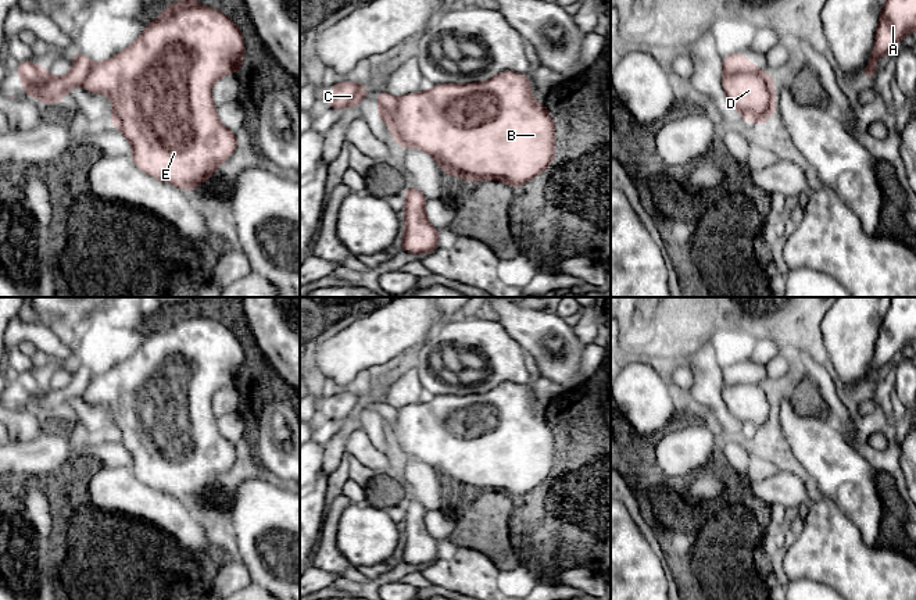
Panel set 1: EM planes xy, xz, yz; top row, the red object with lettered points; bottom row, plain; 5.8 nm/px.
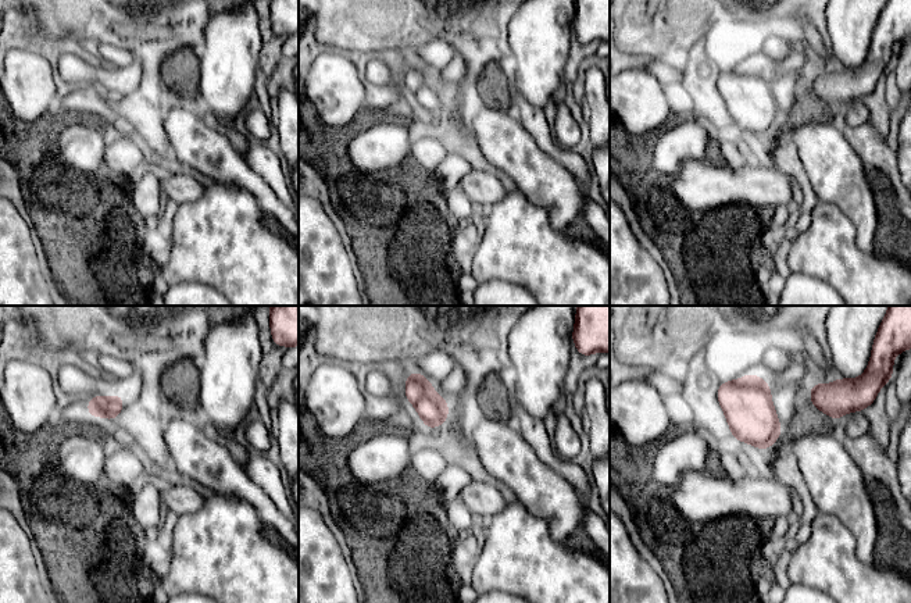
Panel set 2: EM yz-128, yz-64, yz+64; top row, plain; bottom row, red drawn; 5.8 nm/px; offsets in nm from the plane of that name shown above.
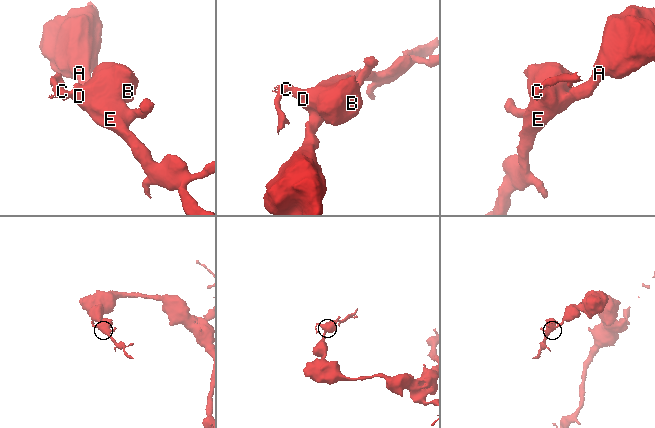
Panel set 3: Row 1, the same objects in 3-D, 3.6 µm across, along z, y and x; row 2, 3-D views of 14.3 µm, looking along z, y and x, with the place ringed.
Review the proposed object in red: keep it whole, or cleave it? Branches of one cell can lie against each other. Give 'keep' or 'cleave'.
cleave

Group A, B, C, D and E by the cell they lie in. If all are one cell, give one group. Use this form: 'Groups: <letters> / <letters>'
Groups: A B D E / C

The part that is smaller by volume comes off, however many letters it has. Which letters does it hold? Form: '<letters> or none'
C

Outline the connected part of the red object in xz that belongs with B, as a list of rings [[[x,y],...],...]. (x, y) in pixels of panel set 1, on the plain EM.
[[[502,382],[498,386],[487,390],[486,393],[465,394],[465,396],[436,394],[434,399],[430,401],[422,404],[409,404],[407,407],[400,408],[396,421],[379,421],[375,425],[375,429],[382,429],[389,436],[394,453],[400,460],[404,458],[421,460],[422,462],[430,465],[434,469],[434,472],[443,479],[446,486],[461,488],[469,494],[484,490],[495,490],[495,492],[502,492],[515,500],[519,500],[525,493],[529,493],[536,486],[547,481],[552,475],[552,469],[555,467],[555,433],[552,428],[548,425],[547,417],[540,417],[534,411],[527,385]]]

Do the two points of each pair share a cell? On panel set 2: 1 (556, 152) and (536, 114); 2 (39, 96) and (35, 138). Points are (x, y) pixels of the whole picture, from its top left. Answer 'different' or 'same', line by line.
1: same
2: different

